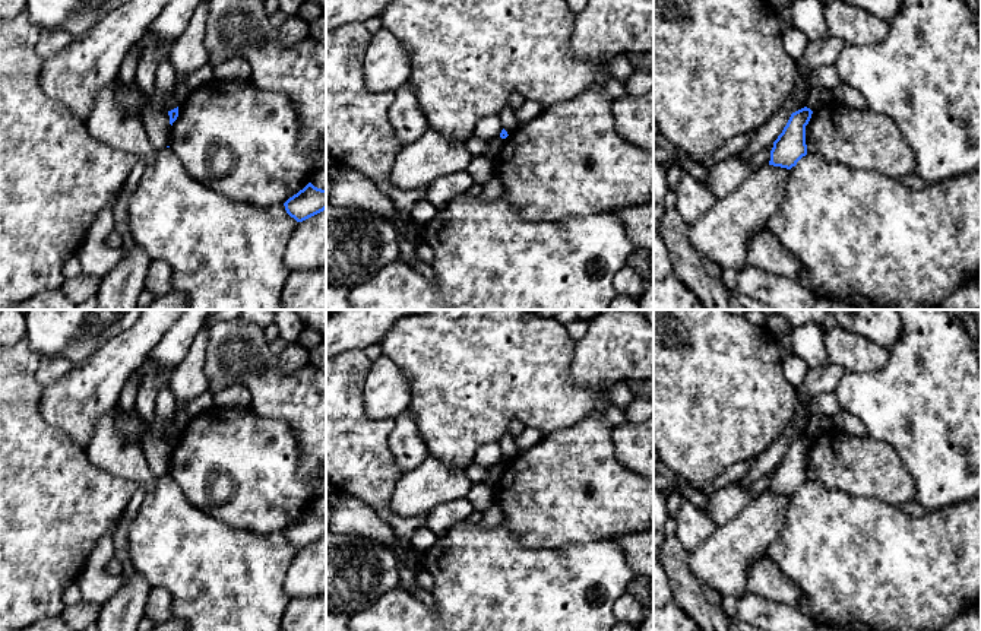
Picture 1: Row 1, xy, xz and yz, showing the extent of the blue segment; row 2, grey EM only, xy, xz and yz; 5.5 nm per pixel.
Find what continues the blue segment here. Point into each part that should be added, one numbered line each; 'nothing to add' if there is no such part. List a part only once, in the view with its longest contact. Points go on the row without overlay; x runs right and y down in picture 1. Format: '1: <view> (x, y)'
nothing to add

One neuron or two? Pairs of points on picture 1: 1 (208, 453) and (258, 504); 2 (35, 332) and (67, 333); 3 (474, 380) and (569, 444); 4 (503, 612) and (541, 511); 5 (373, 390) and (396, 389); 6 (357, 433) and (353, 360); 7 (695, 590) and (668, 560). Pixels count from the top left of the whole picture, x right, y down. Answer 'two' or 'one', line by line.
1: one
2: one
3: two
4: two
5: one
6: one
7: one

